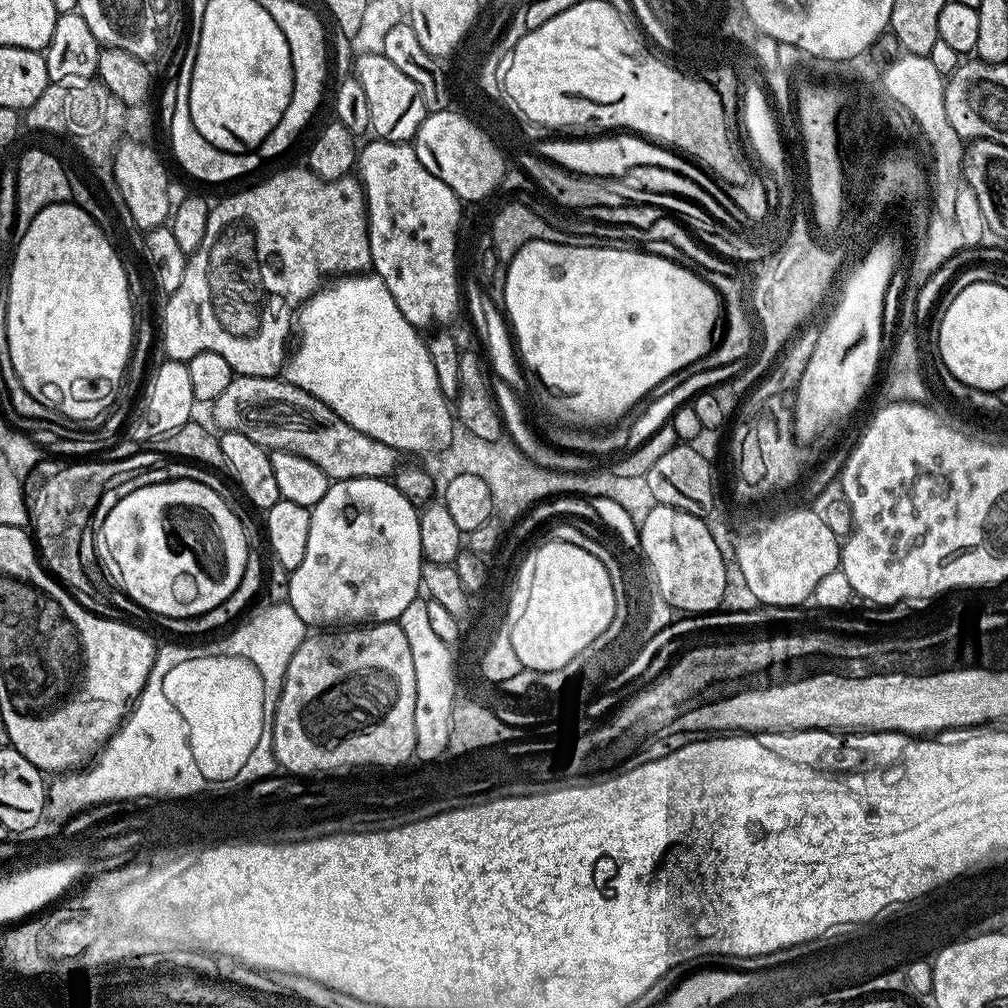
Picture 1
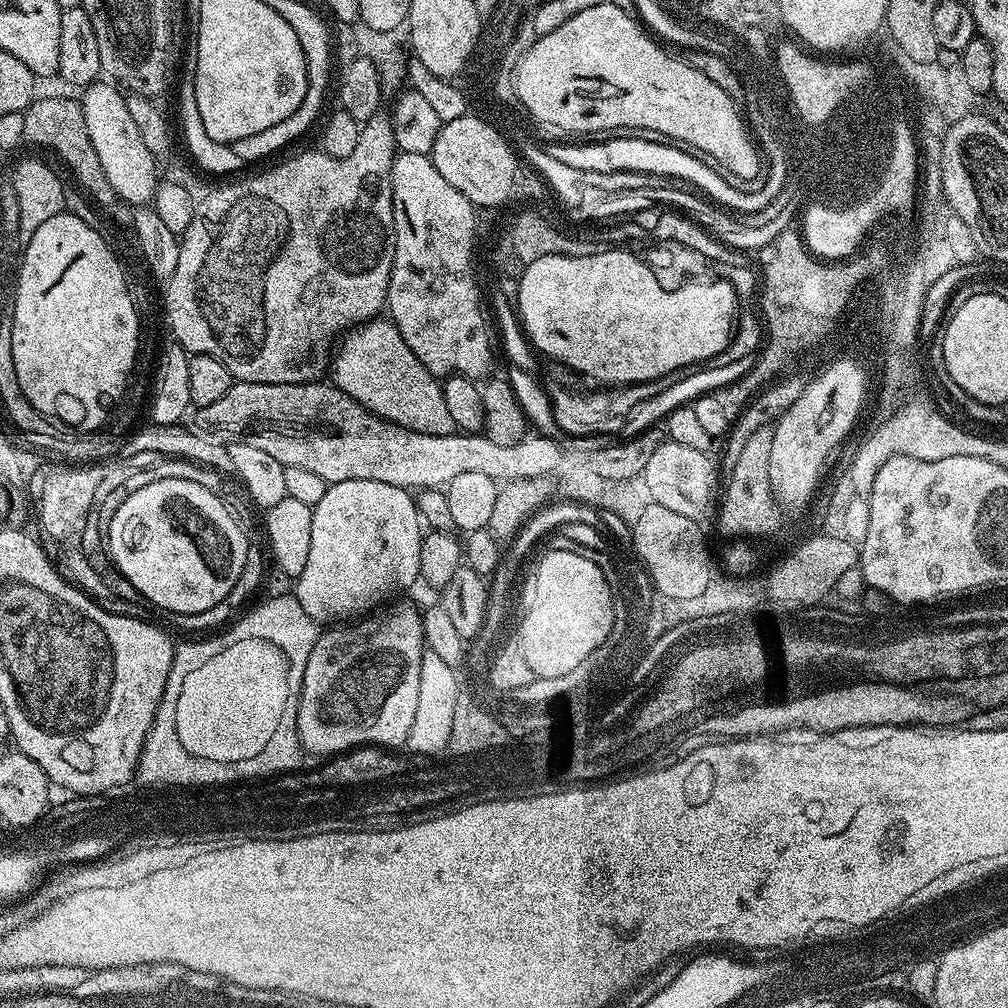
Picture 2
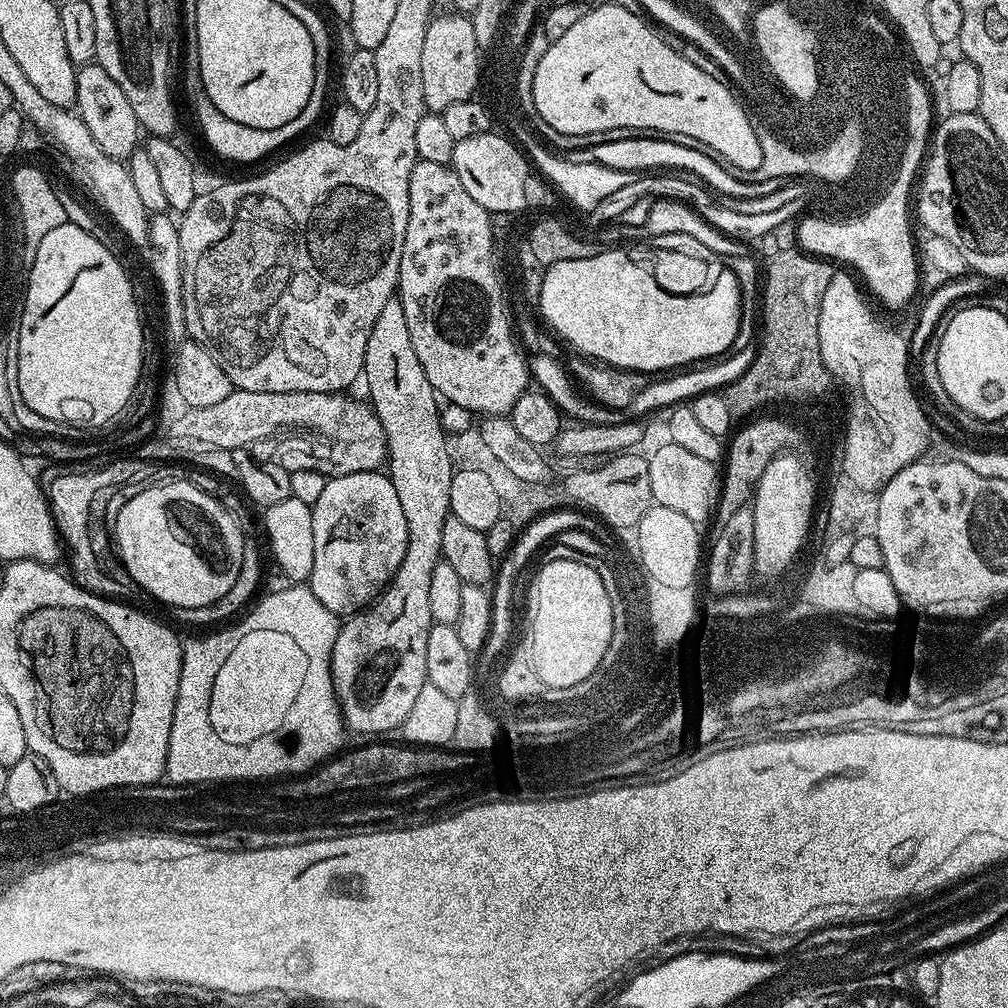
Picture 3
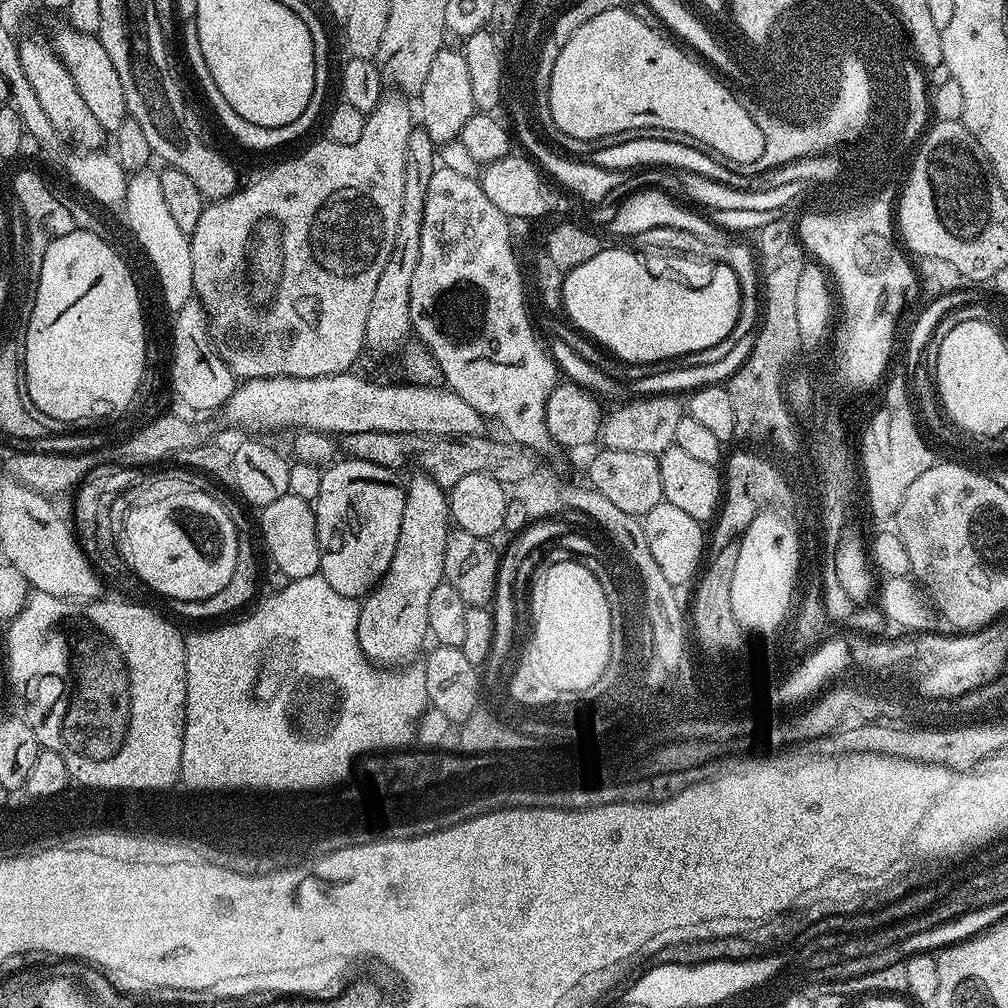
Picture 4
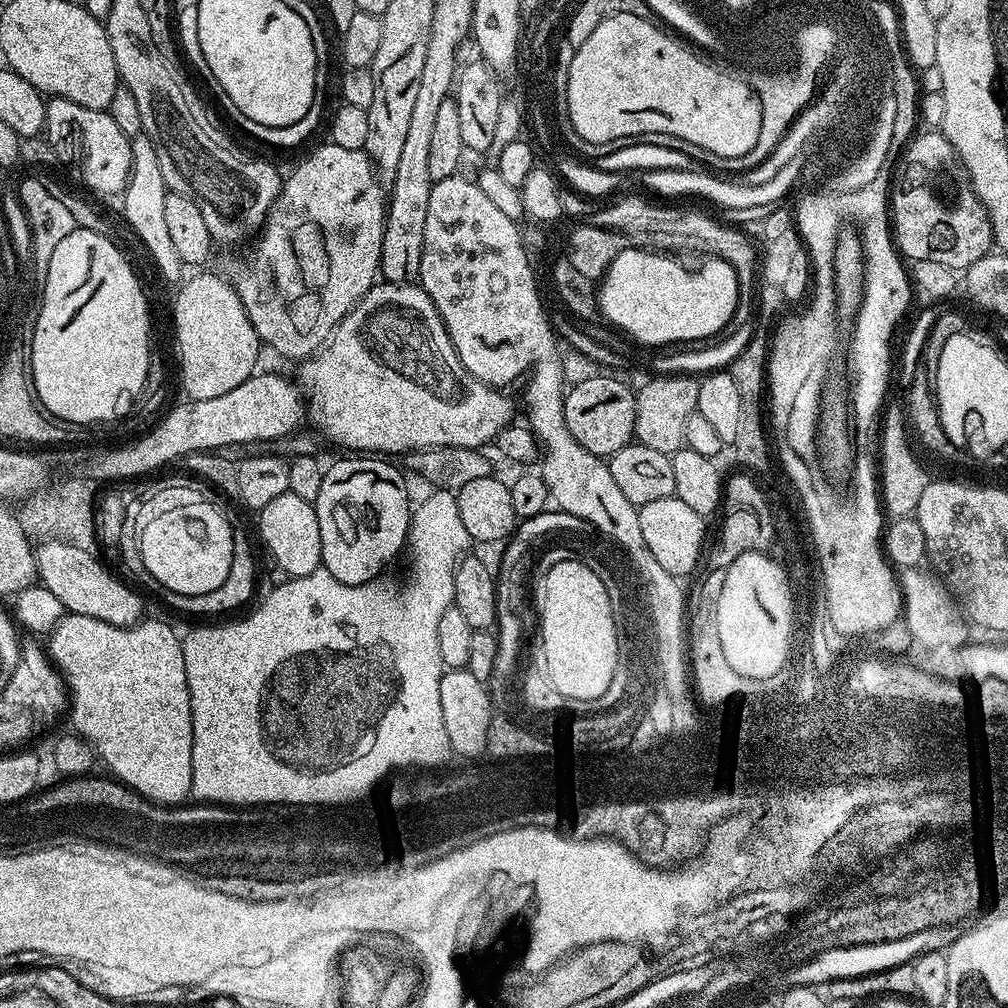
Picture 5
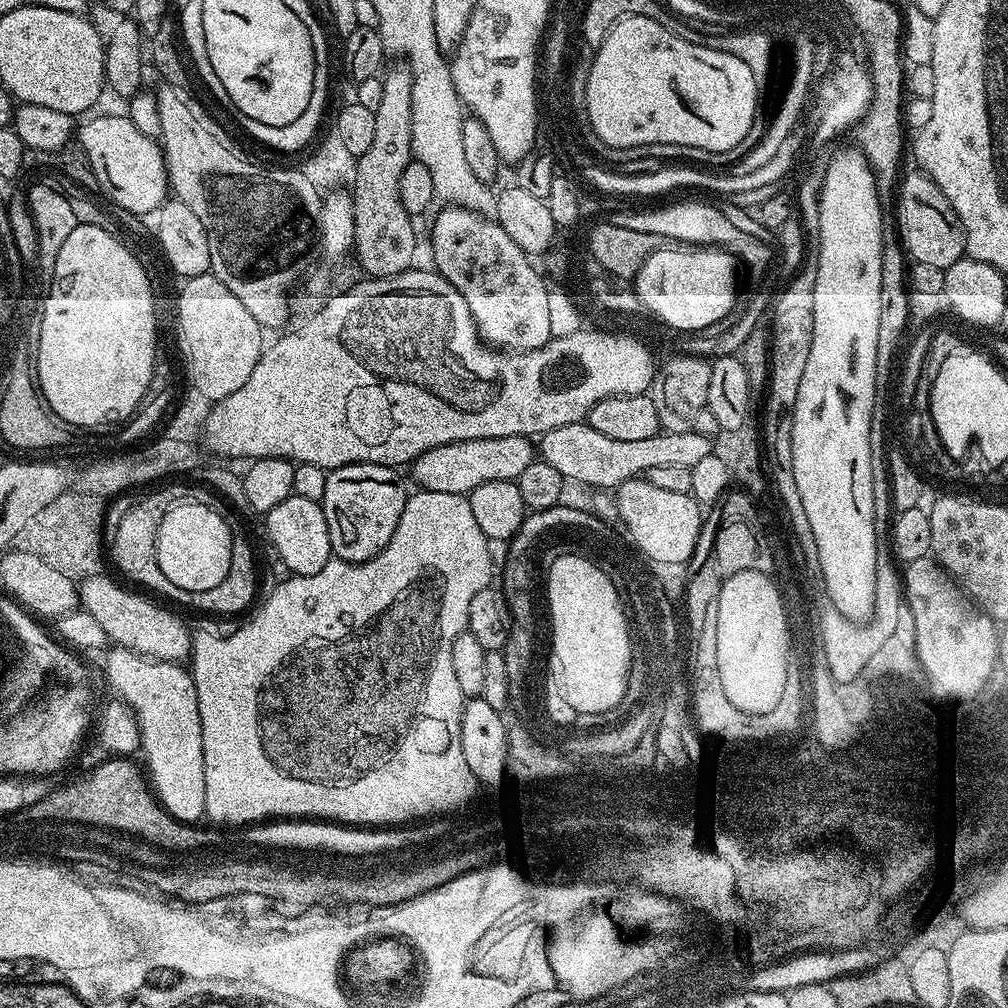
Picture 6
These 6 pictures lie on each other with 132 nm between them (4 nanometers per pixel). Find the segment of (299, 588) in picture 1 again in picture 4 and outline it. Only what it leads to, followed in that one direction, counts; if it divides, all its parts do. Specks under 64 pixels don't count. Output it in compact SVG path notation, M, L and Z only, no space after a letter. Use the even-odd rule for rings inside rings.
M340 459L323 469L322 490L318 490L318 498L314 501L320 547L319 575L330 582L338 594L363 598L380 583L390 566L390 558L394 558L394 546L398 546L398 529L402 527L406 488L403 483L396 481L397 473L393 469L375 465L374 462Z

